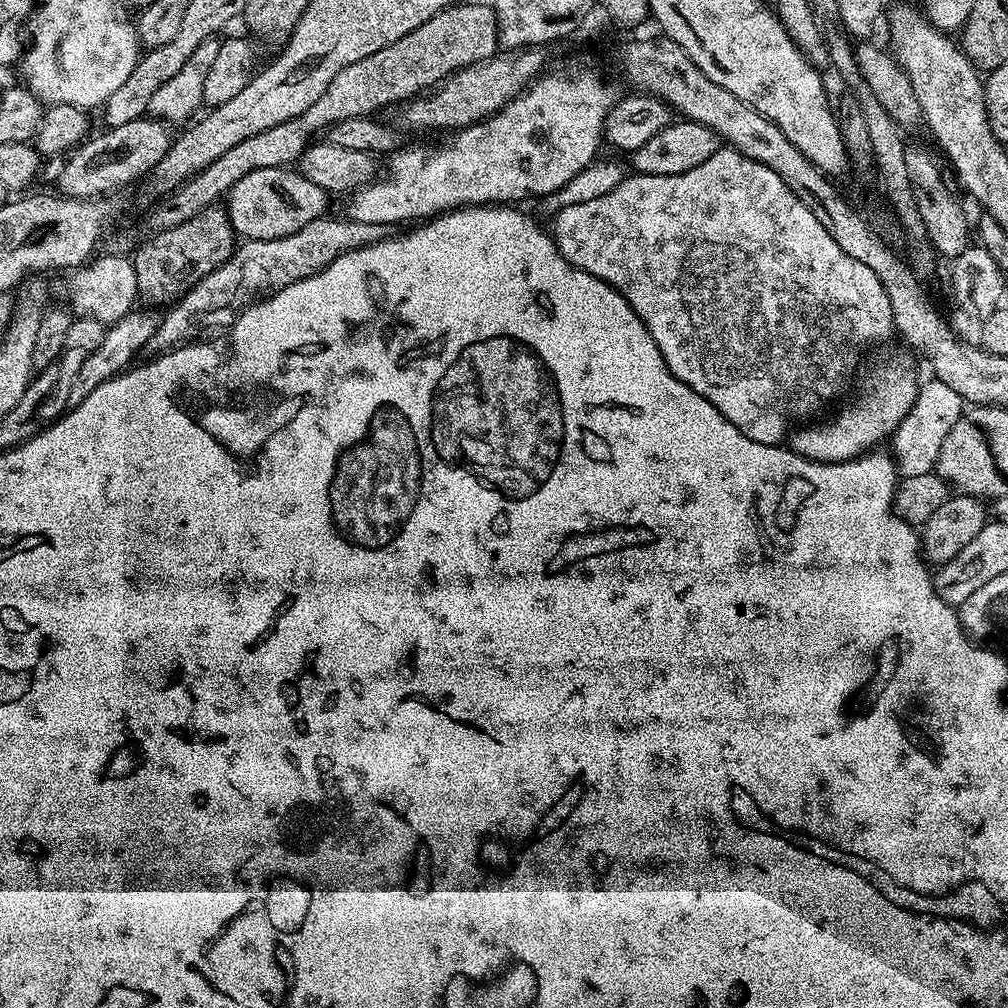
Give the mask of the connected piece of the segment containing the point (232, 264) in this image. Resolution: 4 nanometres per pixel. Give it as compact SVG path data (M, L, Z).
M325 214L289 237L269 241L245 239L227 262L212 272L207 272L165 311L169 311L168 313L160 316L160 325L154 330L147 351L152 354L170 352L181 344L195 341L199 337L196 335L203 328L227 329L248 305L302 278L318 274L323 268L330 266L330 262L350 250L387 240L390 235L389 225L386 224L339 219L335 220L332 214Z

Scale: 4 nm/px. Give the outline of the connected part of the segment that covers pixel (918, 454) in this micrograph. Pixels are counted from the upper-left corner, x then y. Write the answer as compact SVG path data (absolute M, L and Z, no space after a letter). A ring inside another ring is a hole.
M928 378L928 381L923 381L917 387L914 406L892 435L894 459L904 476L918 477L935 469L942 442L949 434L950 426L954 426L954 422L958 422L958 418L964 415L965 411L964 399L954 394L954 390L950 390L950 386L941 380Z

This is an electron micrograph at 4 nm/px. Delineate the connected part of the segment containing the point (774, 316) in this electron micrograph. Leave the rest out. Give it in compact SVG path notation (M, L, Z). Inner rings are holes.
M727 146L721 147L714 158L706 158L702 166L686 170L686 174L627 175L623 182L614 186L614 190L610 190L610 194L602 194L602 198L594 198L591 202L566 206L555 213L554 220L554 239L560 253L576 268L594 274L594 278L621 292L626 302L630 302L634 314L642 318L646 330L650 330L654 342L658 342L670 372L686 382L694 394L702 394L710 406L734 422L734 426L738 426L746 438L754 438L754 442L783 445L794 426L807 421L804 419L811 412L826 407L843 390L844 383L852 376L852 368L859 366L868 344L878 344L894 334L890 298L886 298L886 290L878 274L874 274L870 266L858 262L858 258L850 258L850 254L846 254L846 250L842 250L842 246L838 246L838 242L826 234L826 226L814 218L810 206L806 206L806 202L802 202L802 198L798 198L798 194L794 194L794 190L790 190L790 186L786 186L786 182L782 182L774 170L770 170L770 166L746 158L741 152Z

